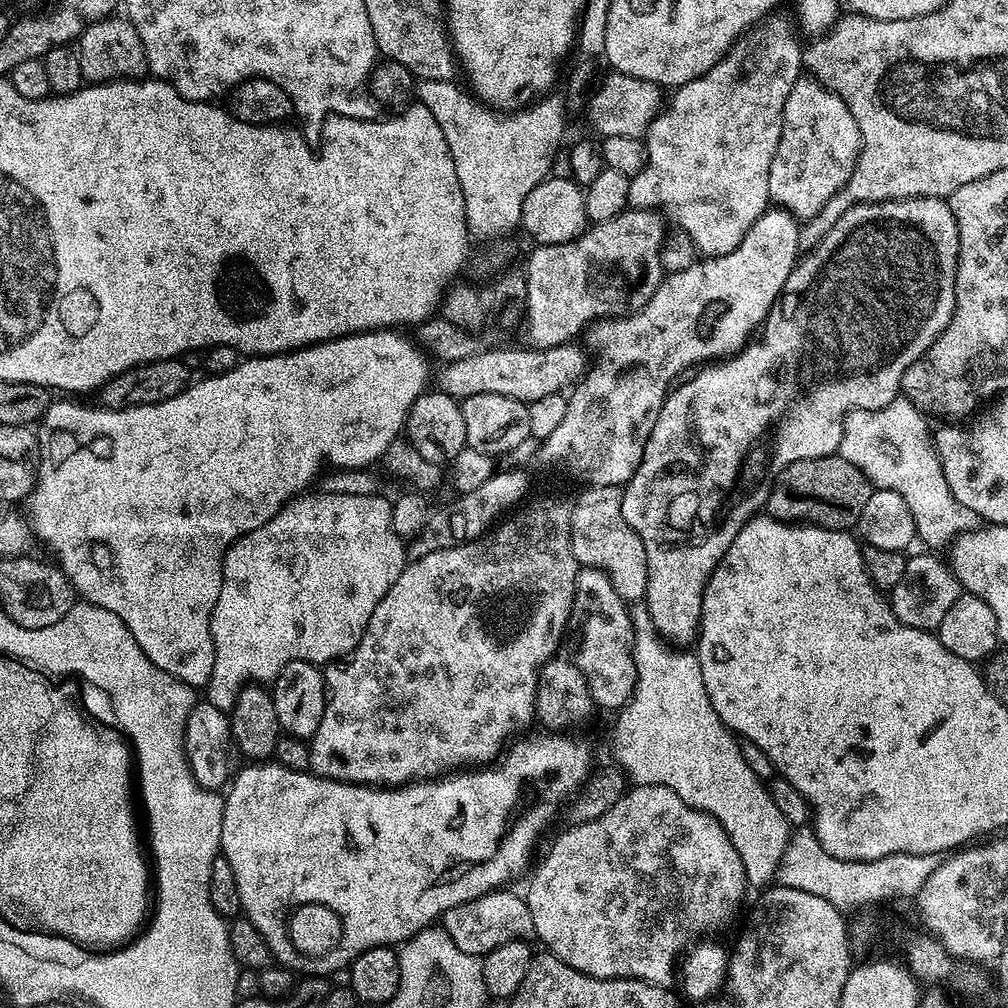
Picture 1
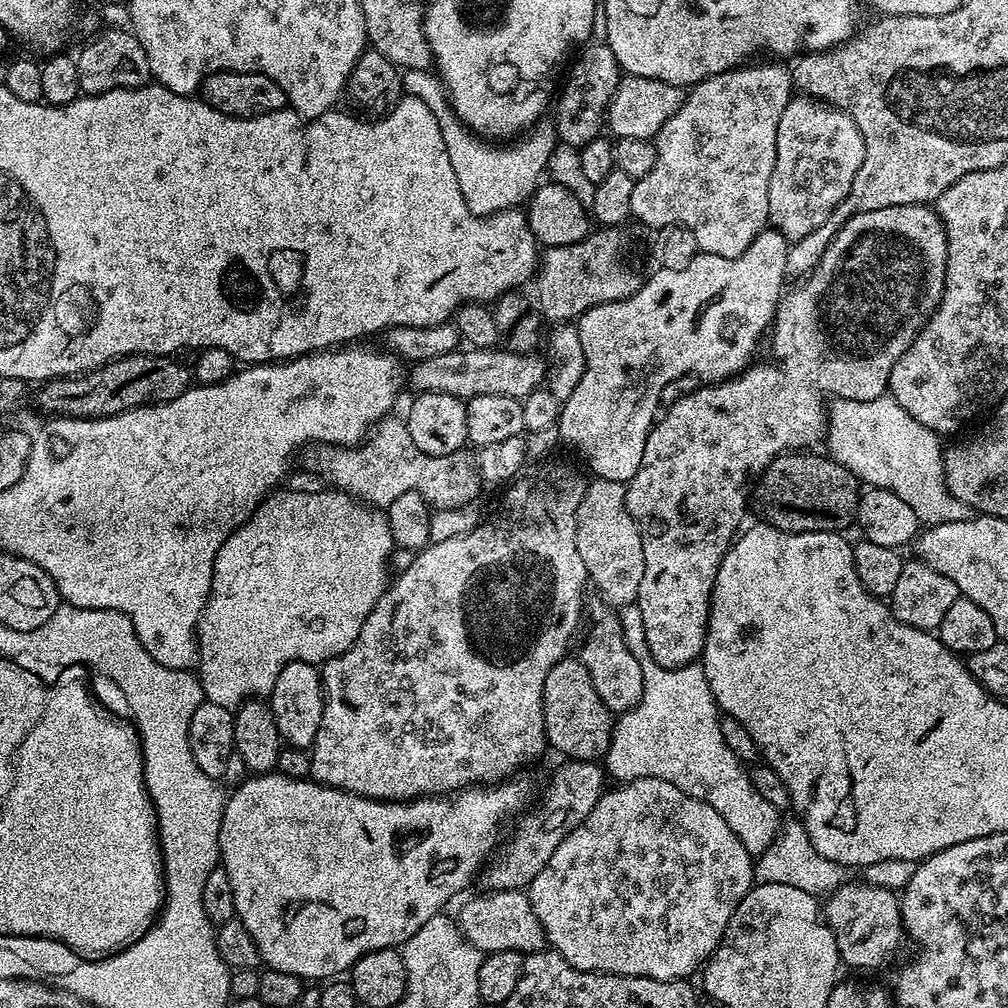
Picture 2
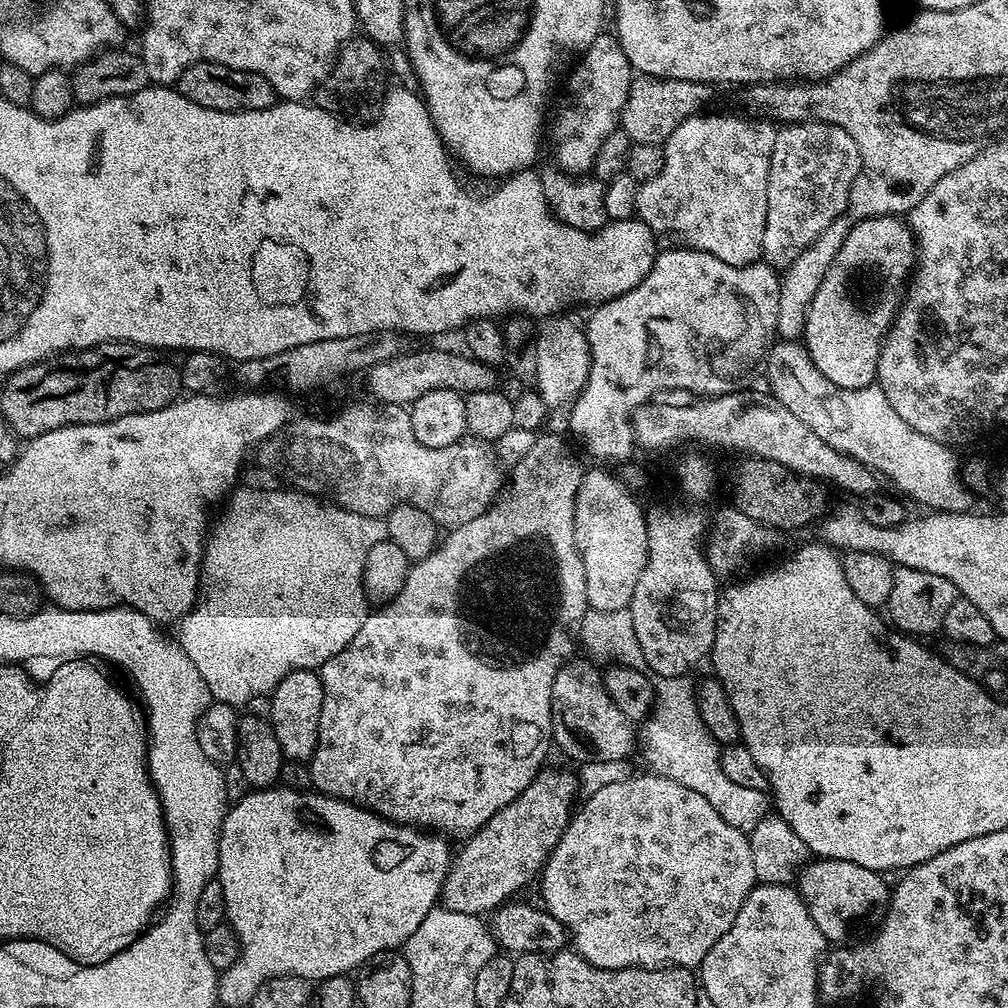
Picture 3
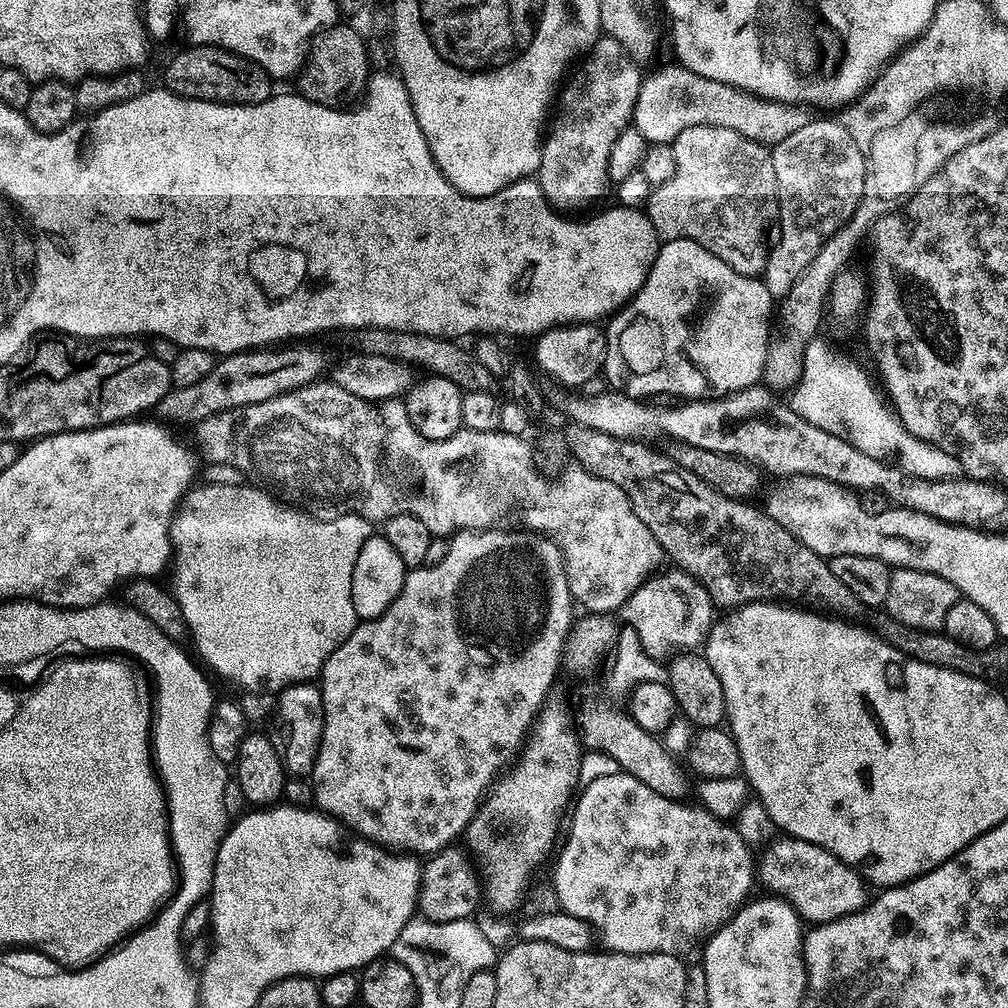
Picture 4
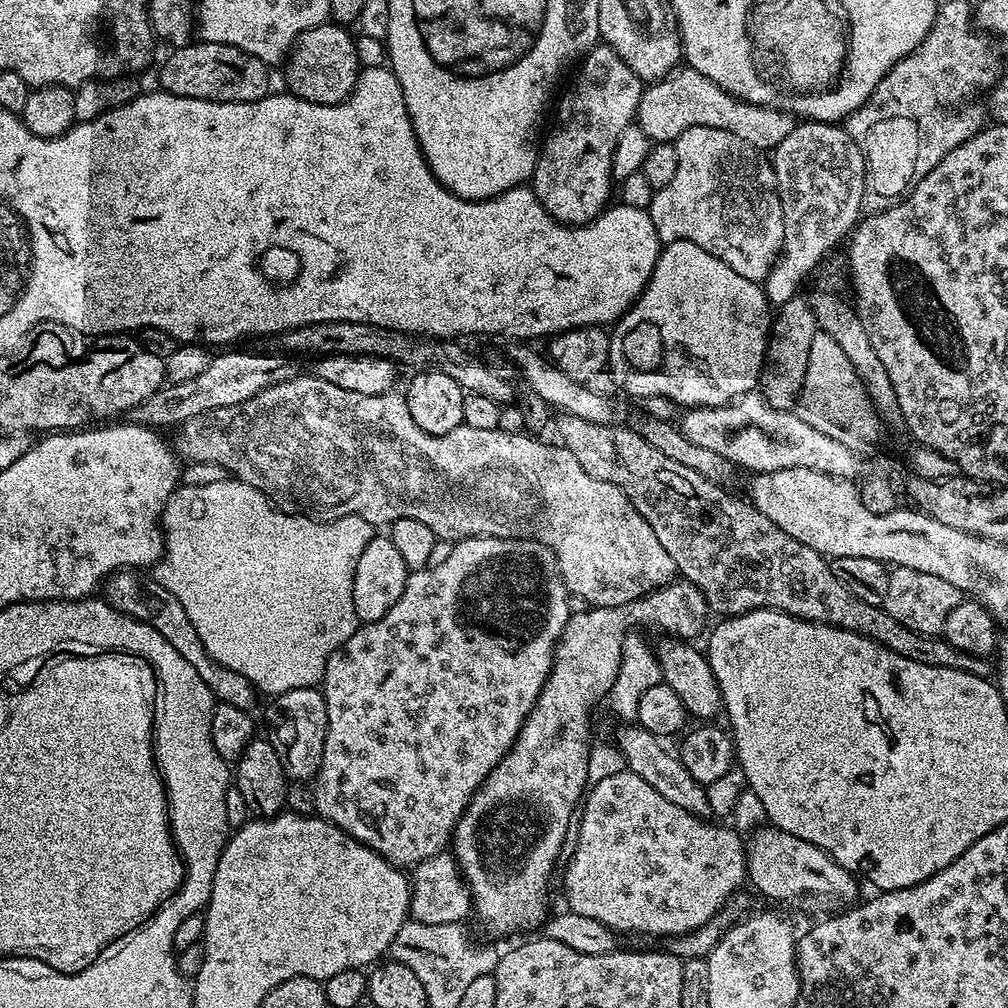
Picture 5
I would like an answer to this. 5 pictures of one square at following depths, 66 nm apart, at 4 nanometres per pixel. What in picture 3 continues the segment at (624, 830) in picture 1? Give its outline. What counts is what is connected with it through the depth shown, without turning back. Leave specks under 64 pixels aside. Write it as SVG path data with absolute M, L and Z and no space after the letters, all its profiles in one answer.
M632 774L628 780L611 783L599 790L593 797L585 799L571 813L571 819L556 847L548 855L547 863L539 877L540 896L544 911L550 913L564 927L570 937L571 947L576 955L581 956L593 968L690 968L699 969L700 963L710 954L710 946L734 926L742 902L751 894L758 881L754 874L754 861L750 855L750 842L741 829L730 826L695 790L686 790L665 776Z

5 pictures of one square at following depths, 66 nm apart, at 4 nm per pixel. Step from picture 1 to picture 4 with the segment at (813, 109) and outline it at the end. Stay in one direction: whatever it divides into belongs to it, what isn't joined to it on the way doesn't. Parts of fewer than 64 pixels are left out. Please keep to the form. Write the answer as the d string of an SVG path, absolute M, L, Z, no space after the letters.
M813 118L790 138L775 141L772 161L778 228L780 224L780 240L784 244L773 243L769 247L762 279L772 297L781 298L814 261L823 243L854 214L862 198L864 155L856 140L835 119Z

